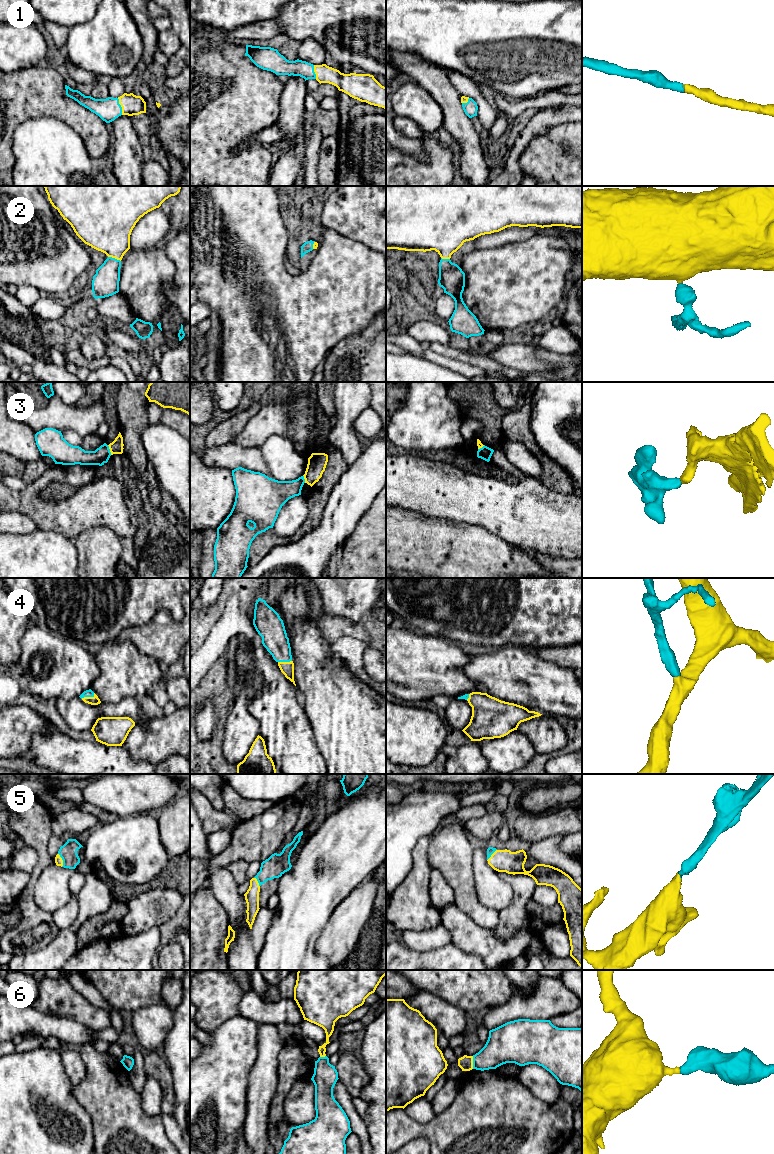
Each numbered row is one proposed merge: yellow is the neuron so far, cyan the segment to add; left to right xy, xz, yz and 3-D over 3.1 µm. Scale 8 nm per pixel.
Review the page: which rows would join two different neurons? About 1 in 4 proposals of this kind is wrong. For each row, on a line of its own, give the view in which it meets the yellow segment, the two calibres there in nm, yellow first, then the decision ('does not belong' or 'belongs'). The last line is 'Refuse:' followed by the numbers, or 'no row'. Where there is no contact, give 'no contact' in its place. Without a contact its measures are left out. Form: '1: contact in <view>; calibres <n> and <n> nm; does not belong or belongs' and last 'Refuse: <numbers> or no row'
1: contact in xy; calibres 160 and 180 nm; belongs
2: contact in xy; calibres 400 and 220 nm; belongs
3: contact in xy; calibres 110 and 140 nm; does not belong
4: contact in xy; calibres 70 and 60 nm; belongs
5: contact in xy; calibres 60 and 140 nm; belongs
6: contact in yz; calibres 110 and 240 nm; belongs
Refuse: 3

